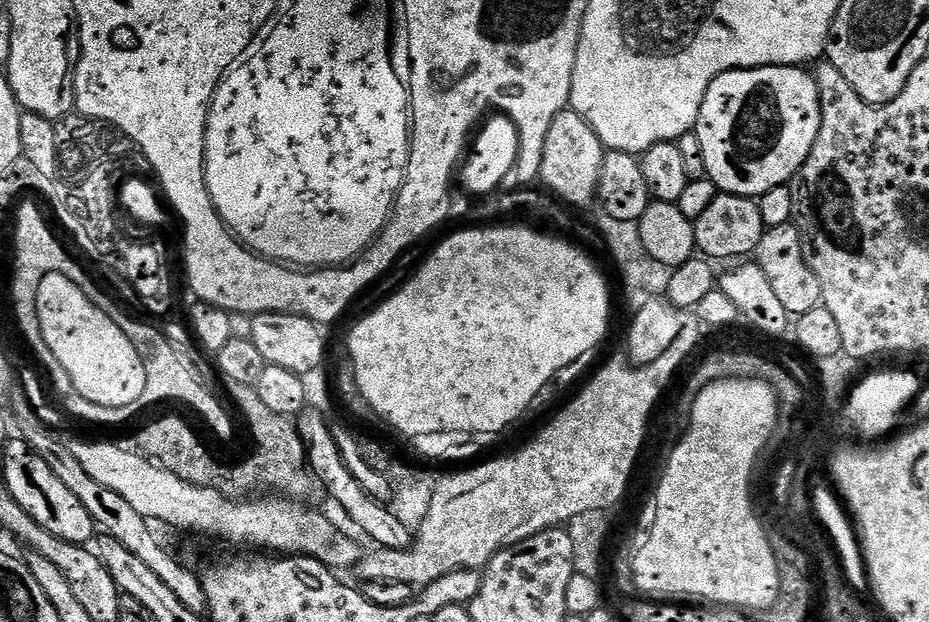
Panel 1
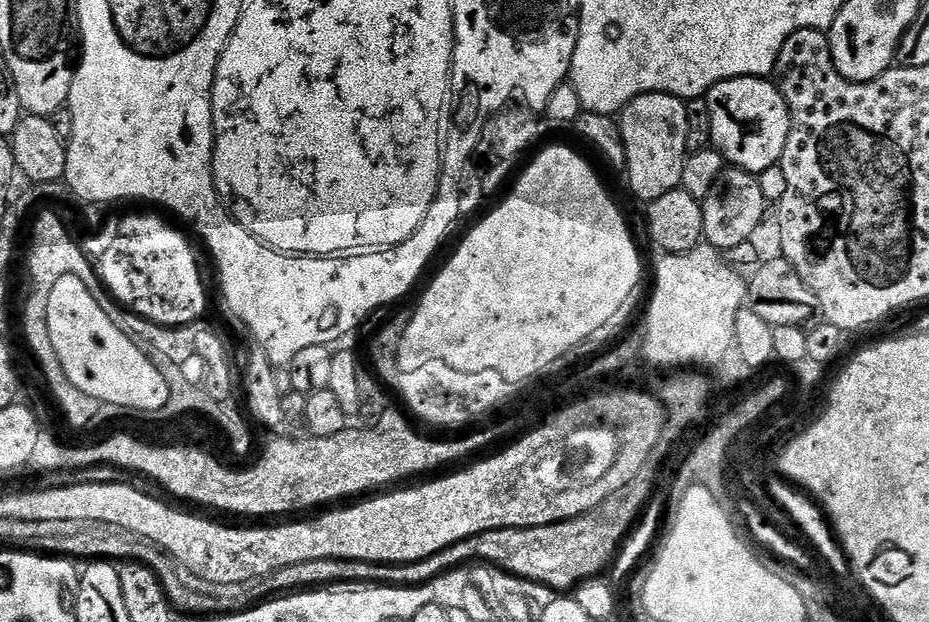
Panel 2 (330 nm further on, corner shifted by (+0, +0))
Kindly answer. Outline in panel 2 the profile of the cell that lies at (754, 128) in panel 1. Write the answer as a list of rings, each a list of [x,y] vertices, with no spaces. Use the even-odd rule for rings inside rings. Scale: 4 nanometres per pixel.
[[[735,76],[732,80],[723,80],[708,91],[708,113],[712,127],[711,143],[719,148],[729,165],[744,169],[745,172],[759,174],[767,168],[779,165],[786,150],[786,138],[792,129],[792,119],[788,113],[788,104],[771,79],[758,76]]]

